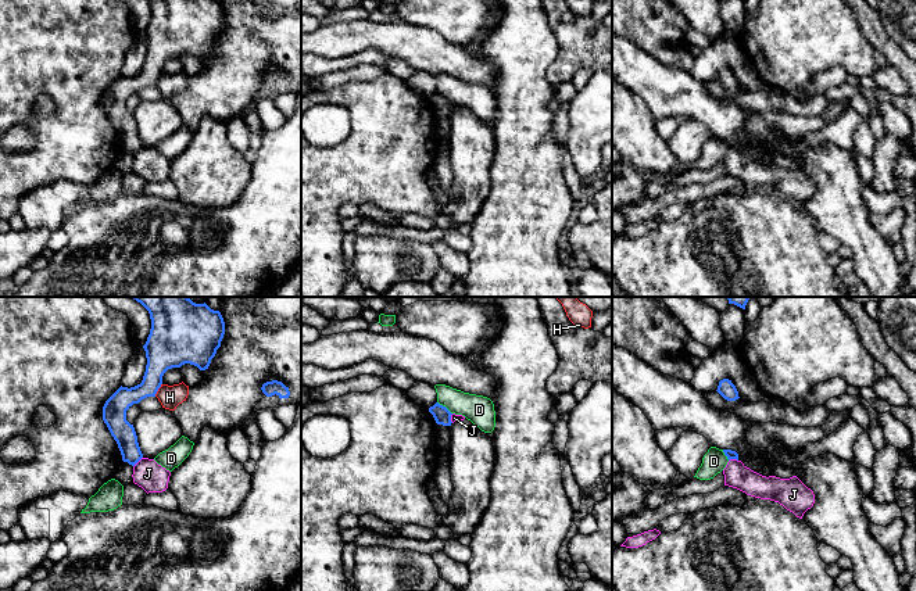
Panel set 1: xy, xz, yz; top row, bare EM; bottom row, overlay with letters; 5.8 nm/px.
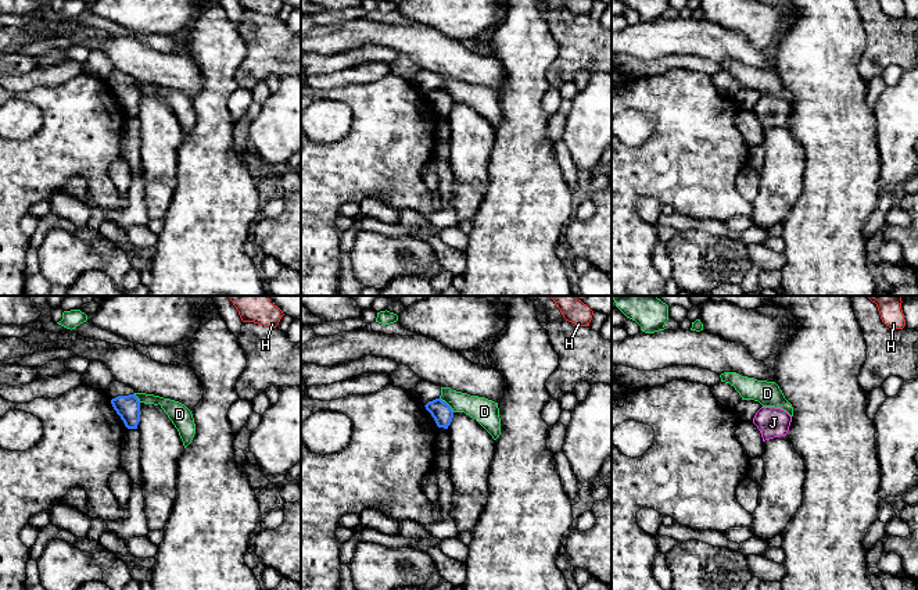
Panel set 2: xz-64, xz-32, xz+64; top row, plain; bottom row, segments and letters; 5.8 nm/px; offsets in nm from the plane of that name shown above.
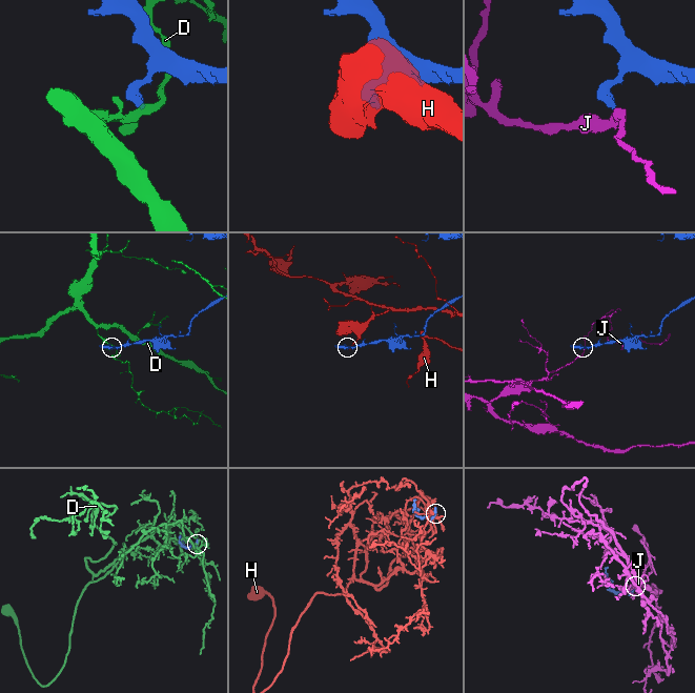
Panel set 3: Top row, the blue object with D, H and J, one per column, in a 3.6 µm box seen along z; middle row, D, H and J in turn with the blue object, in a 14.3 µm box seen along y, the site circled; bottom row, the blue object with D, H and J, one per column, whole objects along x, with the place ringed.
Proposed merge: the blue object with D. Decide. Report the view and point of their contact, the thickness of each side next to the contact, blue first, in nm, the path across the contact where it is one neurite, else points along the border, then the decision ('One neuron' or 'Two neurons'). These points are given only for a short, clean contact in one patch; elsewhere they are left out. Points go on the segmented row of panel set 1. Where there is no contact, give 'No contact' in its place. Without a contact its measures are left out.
Touches blue at xz (444, 407). Thickness 100 nm (blue) against 170 nm. Boundary: xz (437, 401), (451, 414). Two neurons

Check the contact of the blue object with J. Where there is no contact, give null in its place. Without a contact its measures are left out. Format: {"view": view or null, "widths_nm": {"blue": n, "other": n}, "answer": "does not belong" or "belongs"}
{"view": "xy", "widths_nm": {"blue": 130, "other": 170}, "answer": "does not belong"}

